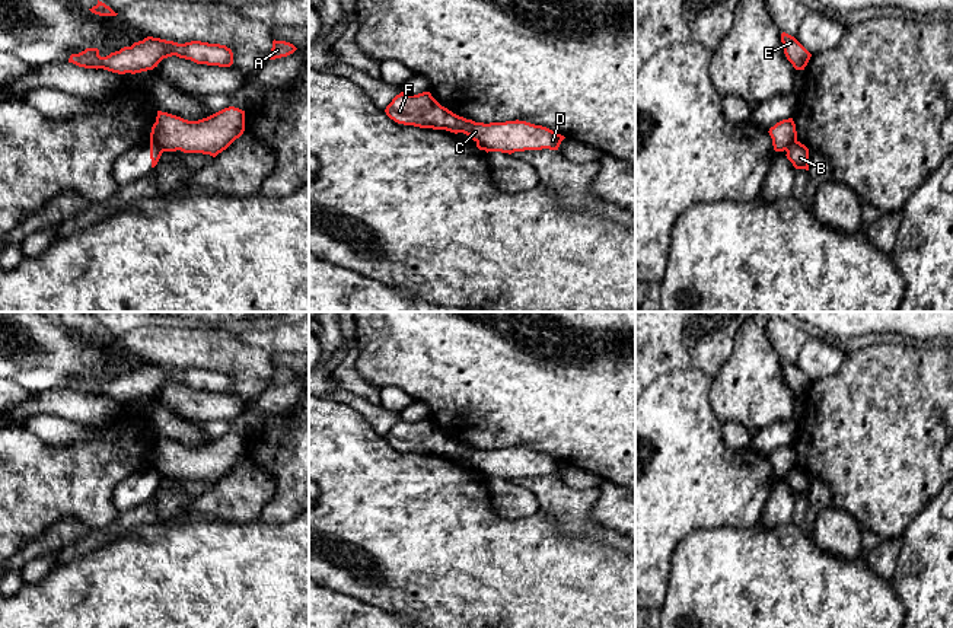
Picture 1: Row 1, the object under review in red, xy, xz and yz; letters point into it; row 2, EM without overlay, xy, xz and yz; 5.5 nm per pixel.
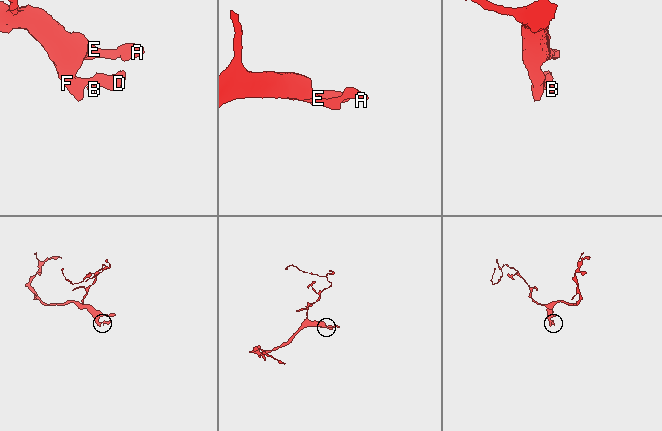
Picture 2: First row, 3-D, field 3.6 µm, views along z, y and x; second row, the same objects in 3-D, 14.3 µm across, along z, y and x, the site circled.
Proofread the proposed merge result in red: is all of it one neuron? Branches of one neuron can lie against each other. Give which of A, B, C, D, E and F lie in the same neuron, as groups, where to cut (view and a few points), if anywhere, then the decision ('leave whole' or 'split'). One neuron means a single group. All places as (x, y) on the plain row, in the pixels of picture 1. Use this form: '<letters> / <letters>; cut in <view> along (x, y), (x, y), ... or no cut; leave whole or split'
A C D E F / B; cut in xy along (150, 466), (163, 477); split

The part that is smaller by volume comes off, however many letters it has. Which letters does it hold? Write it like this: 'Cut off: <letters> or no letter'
Cut off: B

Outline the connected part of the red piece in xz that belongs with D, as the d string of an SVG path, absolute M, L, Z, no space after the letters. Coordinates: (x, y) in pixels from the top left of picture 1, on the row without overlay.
M401 418L385 436L386 441L398 450L420 455L463 459L485 478L514 479L525 476L558 476L564 462L526 447L475 449L442 433L430 418L408 421Z

